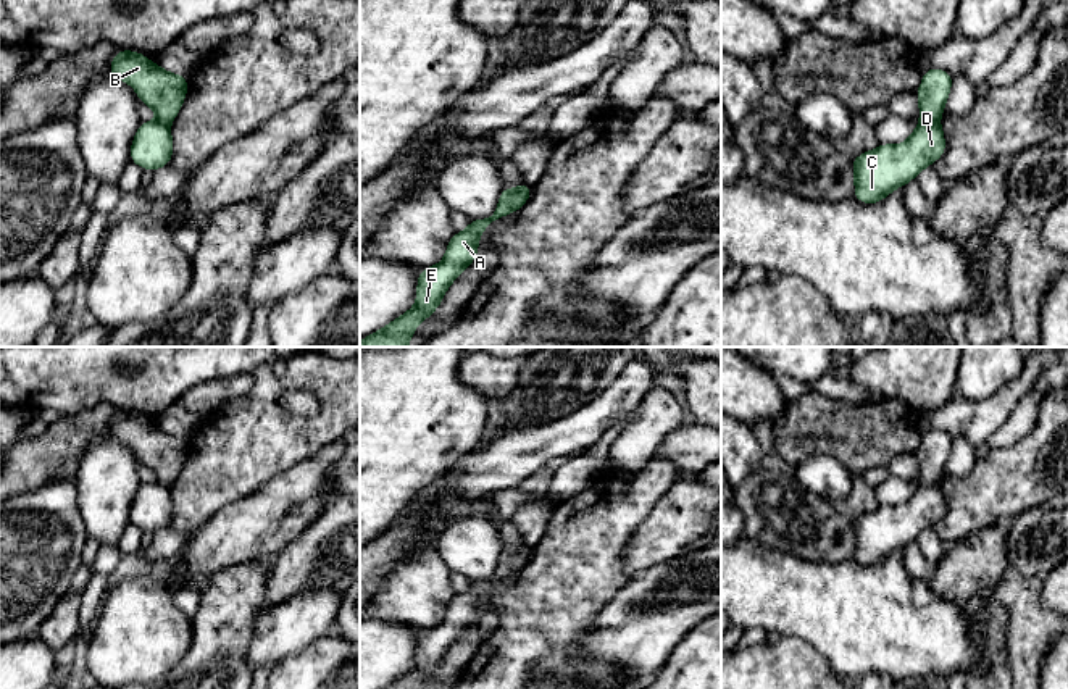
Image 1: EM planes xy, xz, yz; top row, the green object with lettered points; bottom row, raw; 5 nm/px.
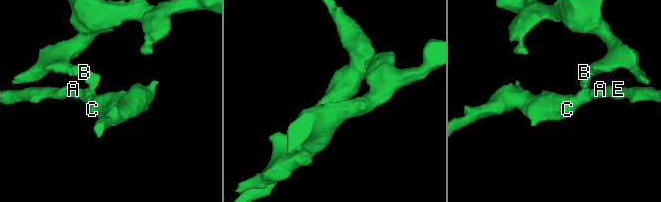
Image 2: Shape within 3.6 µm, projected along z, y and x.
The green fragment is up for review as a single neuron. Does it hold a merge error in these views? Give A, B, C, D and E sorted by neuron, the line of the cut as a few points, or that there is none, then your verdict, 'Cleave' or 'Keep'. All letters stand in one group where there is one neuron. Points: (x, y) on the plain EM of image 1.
Groups: A C D E / B. Split along yz (920, 481), (938, 483). Cleave

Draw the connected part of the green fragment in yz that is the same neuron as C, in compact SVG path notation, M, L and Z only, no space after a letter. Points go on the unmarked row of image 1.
M920 482L912 497L899 505L879 505L874 512L865 513L852 520L855 552L853 560L873 566L884 562L894 550L903 549L907 544L916 541L918 534L931 528L945 515L944 492L936 484Z

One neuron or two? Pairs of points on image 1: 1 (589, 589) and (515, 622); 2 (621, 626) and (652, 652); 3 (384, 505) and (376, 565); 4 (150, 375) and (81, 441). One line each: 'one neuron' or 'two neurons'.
1: one neuron
2: one neuron
3: two neurons
4: two neurons

